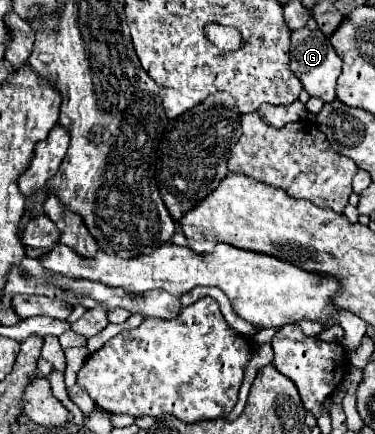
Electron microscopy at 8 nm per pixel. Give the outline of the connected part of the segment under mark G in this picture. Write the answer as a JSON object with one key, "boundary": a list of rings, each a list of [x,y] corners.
{"boundary":[[[308,27],[292,33],[292,73],[302,81],[304,89],[312,95],[322,99],[324,103],[336,99],[336,81],[342,71],[342,59],[336,55],[330,39],[322,31],[310,31]]]}

